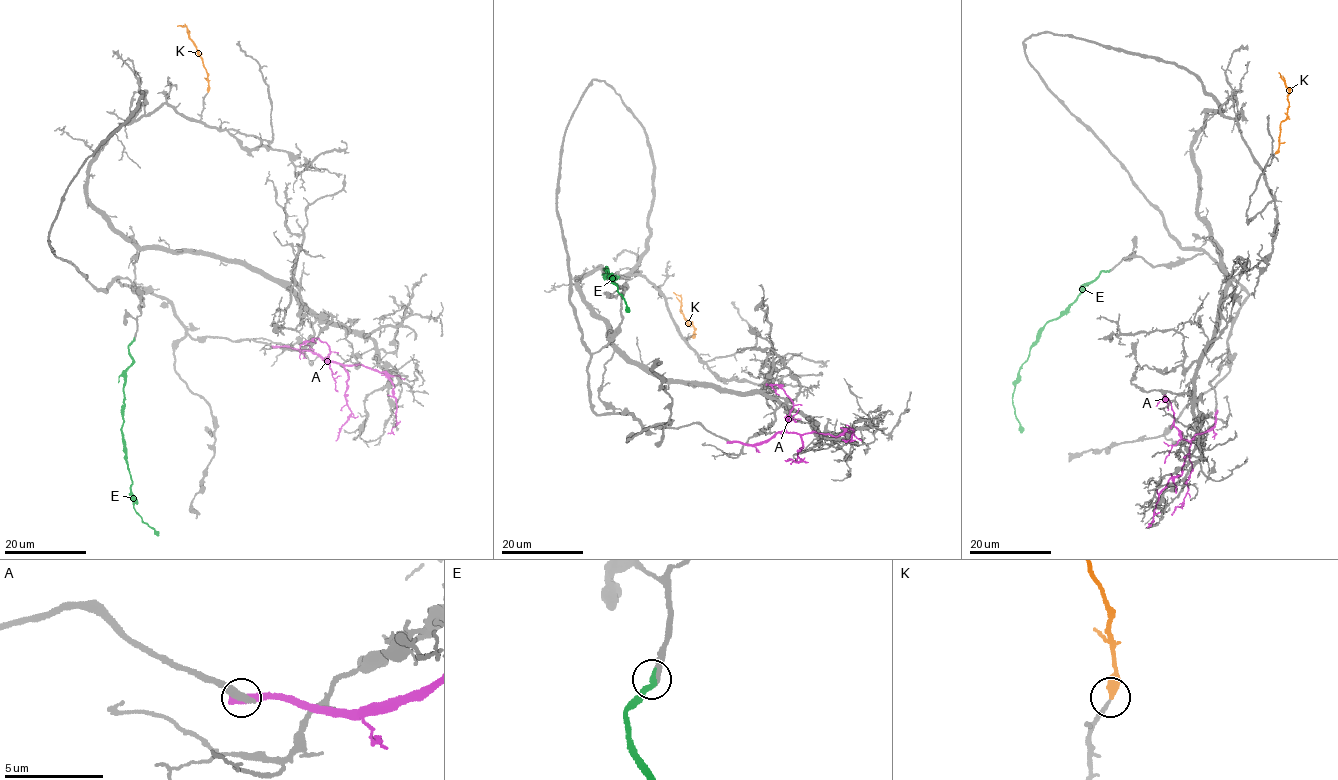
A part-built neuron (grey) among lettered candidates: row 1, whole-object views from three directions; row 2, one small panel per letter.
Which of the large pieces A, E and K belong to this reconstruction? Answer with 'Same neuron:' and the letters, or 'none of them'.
Same neuron: E, K

